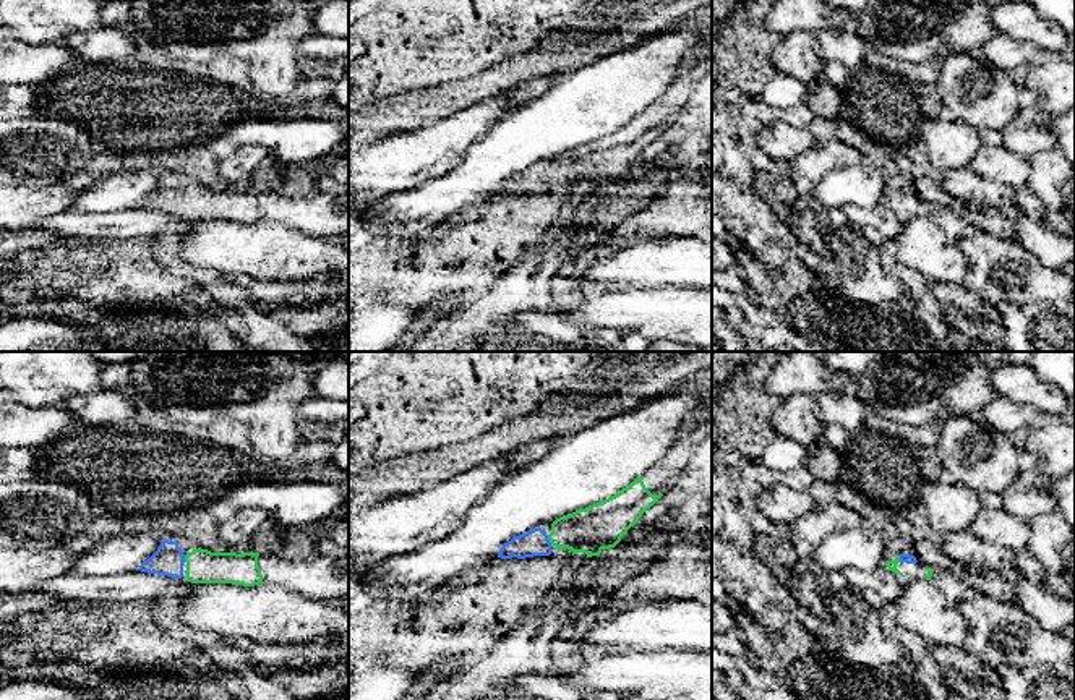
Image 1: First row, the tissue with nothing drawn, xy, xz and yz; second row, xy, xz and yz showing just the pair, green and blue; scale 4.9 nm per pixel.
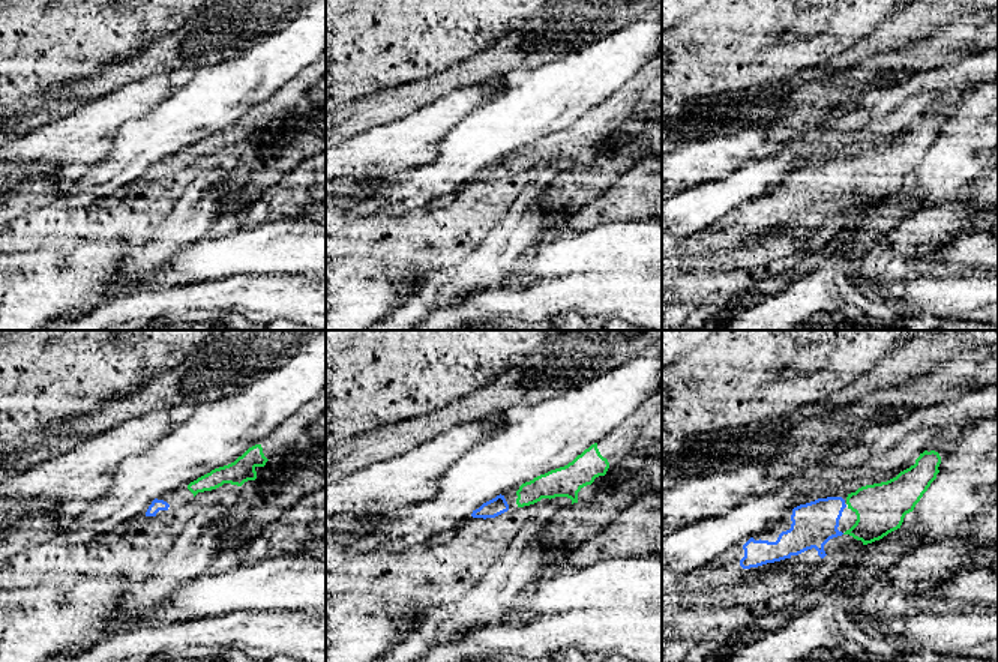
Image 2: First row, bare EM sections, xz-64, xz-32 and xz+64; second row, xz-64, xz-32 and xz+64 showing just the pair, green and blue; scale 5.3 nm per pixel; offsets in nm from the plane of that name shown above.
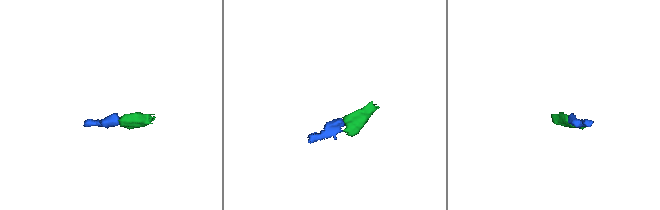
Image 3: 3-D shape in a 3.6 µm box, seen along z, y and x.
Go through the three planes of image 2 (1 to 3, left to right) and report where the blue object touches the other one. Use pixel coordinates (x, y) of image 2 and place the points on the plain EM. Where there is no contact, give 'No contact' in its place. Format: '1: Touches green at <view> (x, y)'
1: No contact
2: No contact
3: No contact

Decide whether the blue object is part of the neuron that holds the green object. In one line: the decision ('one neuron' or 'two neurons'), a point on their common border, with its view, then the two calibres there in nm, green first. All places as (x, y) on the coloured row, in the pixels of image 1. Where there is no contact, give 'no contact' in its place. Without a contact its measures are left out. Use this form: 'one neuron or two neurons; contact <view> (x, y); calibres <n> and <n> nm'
one neuron; contact xz (548, 538); calibres 220 and 130 nm

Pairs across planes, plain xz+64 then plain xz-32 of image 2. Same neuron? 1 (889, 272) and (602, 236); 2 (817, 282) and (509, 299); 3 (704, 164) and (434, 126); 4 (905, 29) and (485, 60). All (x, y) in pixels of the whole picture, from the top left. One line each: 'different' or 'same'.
1: different
2: different
3: same
4: same

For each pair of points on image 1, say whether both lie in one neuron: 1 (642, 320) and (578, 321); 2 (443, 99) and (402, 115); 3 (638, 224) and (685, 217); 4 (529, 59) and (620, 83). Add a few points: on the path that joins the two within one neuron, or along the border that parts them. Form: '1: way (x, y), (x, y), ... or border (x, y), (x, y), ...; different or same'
1: way (626, 316), (594, 316); same
2: way (433, 104), (412, 110); same
3: way (649, 224), (673, 217); same
4: border (608, 55), (555, 75); different

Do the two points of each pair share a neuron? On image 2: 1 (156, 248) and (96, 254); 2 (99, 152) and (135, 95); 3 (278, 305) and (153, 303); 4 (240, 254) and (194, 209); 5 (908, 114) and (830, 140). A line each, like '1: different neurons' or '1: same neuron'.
1: different neurons
2: same neuron
3: same neuron
4: different neurons
5: same neuron

